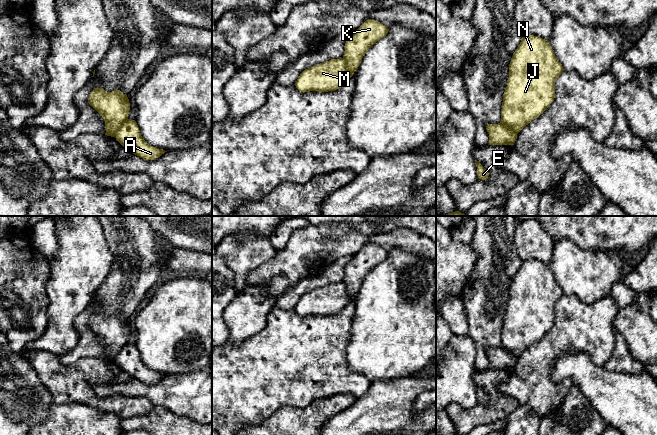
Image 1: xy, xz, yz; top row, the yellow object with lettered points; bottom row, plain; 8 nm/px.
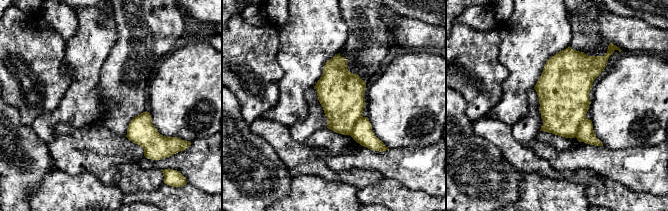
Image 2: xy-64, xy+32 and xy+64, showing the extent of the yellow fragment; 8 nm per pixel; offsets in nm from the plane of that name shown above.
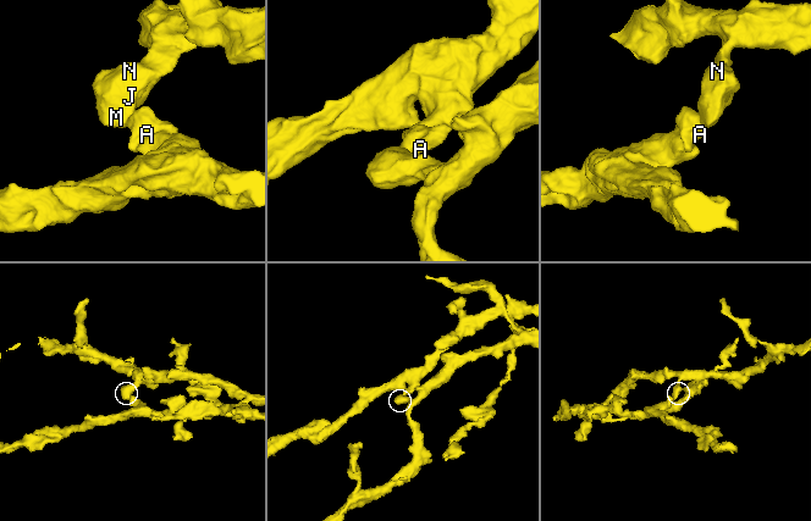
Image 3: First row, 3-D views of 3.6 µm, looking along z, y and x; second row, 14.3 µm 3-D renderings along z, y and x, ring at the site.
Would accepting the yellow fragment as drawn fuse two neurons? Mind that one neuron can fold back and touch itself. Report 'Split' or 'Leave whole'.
Split

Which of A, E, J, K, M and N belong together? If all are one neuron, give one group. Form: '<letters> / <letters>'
A E K / J M N

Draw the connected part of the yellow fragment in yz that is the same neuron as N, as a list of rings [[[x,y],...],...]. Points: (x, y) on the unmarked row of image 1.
[[[524,260],[509,288],[501,345],[518,358],[554,325],[555,306],[564,295],[548,264]]]

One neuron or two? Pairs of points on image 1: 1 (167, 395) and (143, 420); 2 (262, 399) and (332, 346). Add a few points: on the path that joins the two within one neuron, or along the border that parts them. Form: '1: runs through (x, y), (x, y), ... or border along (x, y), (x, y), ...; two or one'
1: border along (153, 405), (164, 407), (179, 416); two
2: runs through (279, 382), (315, 347); one

